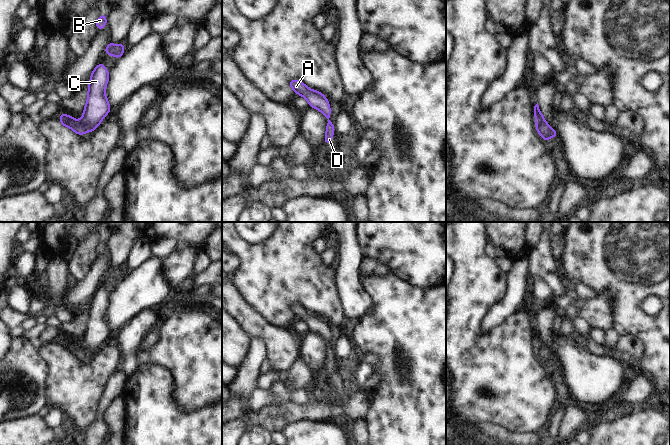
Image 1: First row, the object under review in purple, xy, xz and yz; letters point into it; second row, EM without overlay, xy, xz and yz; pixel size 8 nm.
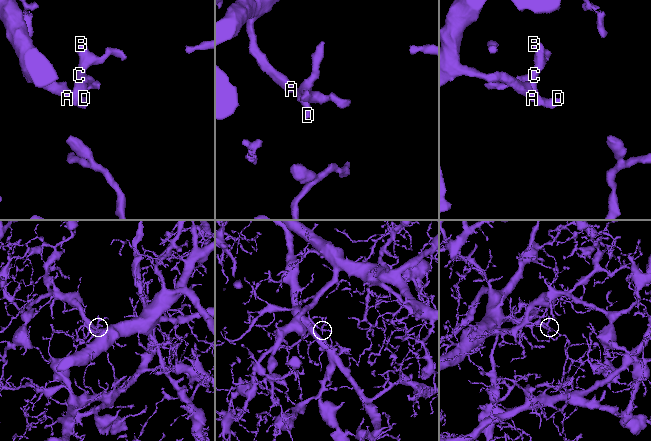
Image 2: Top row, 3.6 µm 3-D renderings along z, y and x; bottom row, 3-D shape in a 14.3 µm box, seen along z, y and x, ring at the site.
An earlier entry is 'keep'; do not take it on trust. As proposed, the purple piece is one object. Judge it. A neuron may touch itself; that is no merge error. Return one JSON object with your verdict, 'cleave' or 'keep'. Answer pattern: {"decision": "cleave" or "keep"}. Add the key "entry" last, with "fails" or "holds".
{"decision": "keep", "entry": "holds"}

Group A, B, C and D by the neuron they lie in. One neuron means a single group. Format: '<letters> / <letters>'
A B C D

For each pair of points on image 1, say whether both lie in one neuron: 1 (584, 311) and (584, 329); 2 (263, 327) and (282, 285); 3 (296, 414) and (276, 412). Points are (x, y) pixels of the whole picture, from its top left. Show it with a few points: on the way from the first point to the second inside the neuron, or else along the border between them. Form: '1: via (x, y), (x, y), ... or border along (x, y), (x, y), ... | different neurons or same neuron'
1: border along (580, 316), (588, 322), (590, 327) | different neurons
2: border along (249, 304), (270, 323), (276, 326), (288, 327) | different neurons
3: via (291, 413), (281, 413) | same neuron

